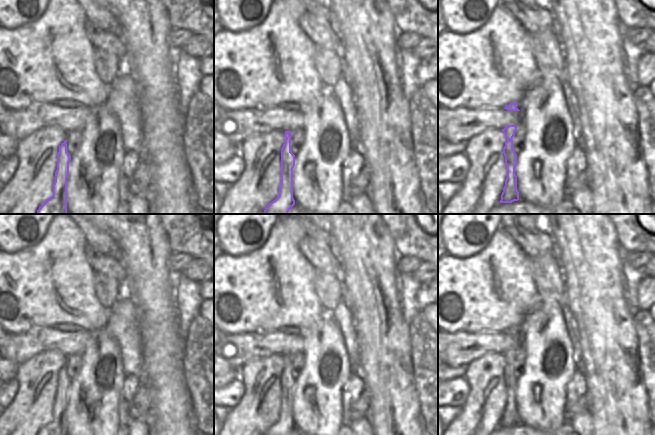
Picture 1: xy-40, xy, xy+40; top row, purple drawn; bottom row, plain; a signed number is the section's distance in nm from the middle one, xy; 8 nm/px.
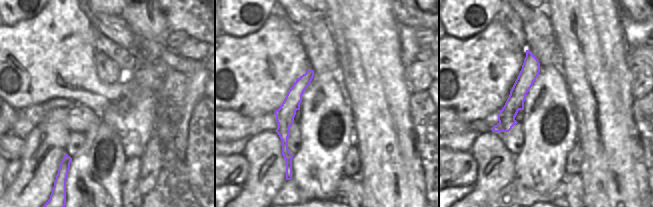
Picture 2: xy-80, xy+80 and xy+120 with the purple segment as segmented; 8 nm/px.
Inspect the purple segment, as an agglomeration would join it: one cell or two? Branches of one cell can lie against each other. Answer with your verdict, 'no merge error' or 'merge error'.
no merge error

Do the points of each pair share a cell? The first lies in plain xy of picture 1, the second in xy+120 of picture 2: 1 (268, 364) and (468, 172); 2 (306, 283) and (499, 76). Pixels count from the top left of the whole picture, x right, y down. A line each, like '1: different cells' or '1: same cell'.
1: different cells
2: same cell

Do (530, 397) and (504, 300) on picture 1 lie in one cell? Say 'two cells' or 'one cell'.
two cells

